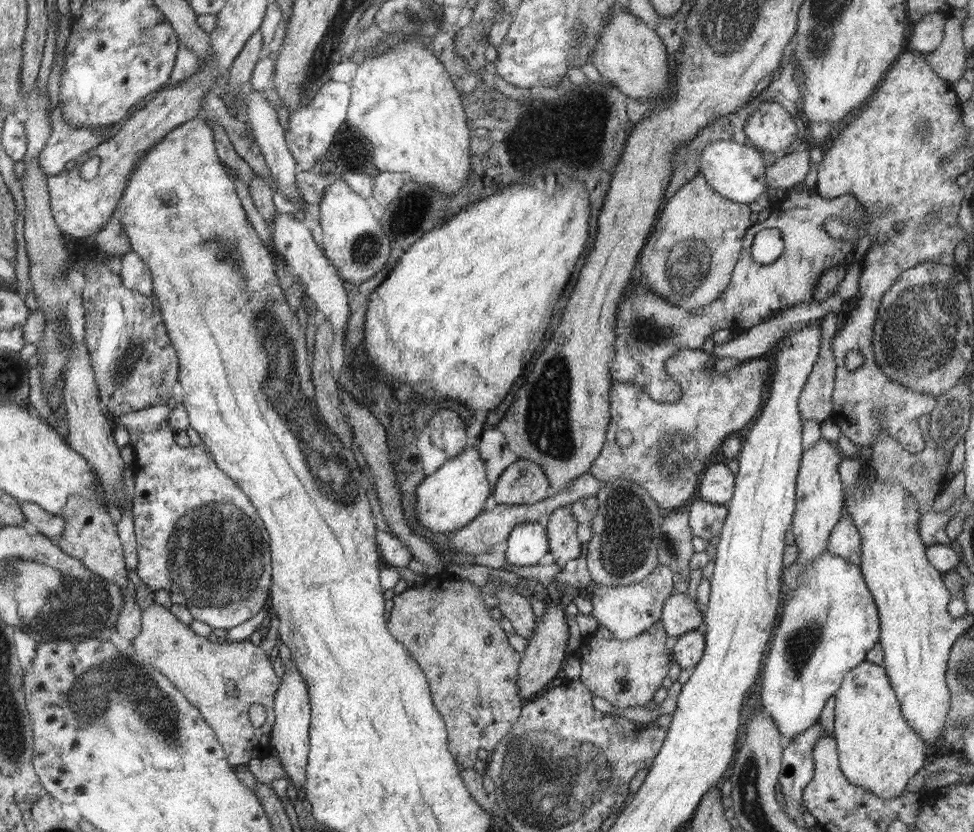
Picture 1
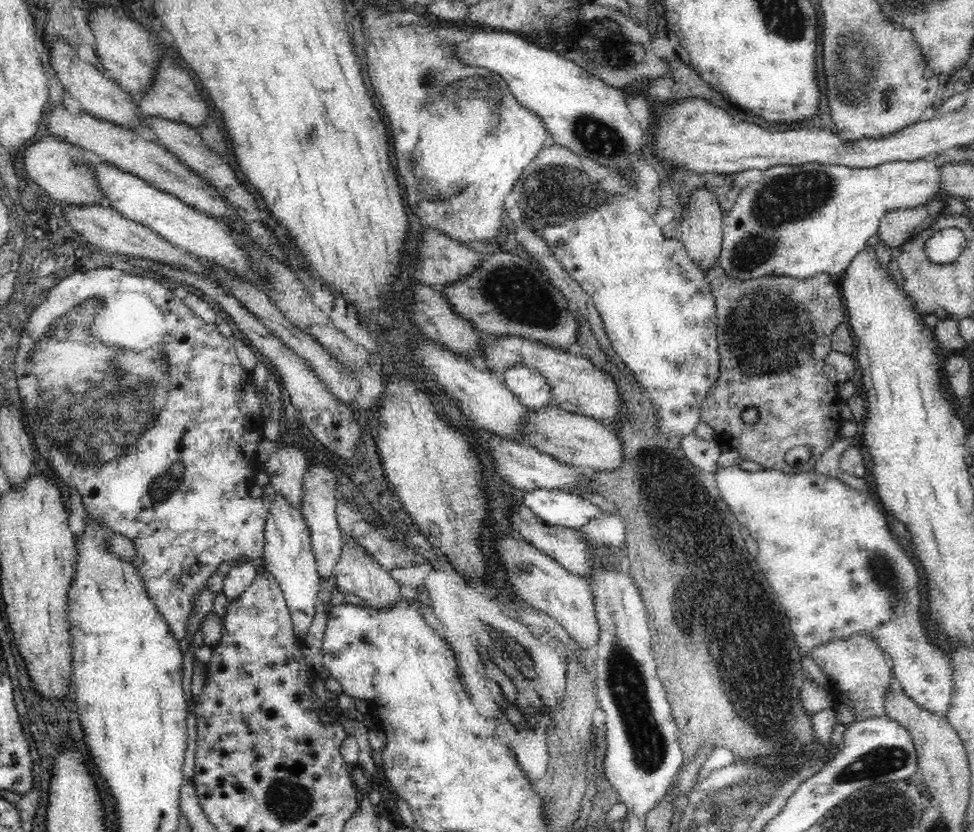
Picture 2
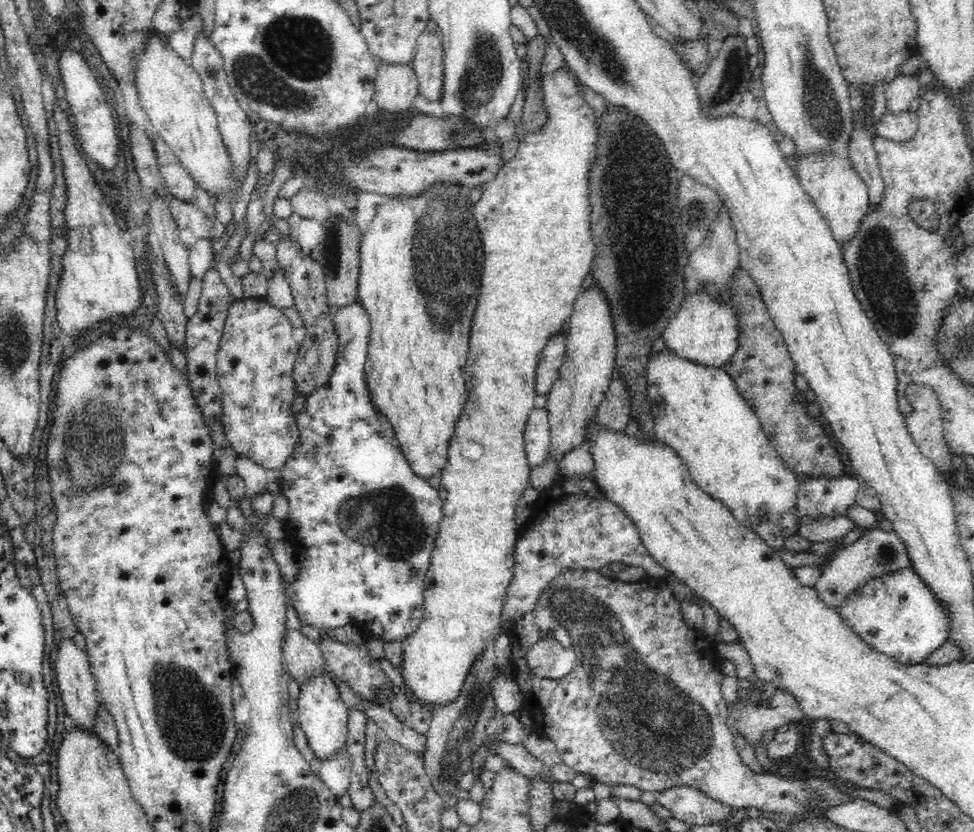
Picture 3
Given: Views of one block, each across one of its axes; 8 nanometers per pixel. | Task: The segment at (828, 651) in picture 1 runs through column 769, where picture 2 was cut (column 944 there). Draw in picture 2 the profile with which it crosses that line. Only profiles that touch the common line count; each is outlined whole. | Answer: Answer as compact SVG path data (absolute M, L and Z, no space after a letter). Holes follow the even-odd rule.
M734 465L729 467L717 467L714 472L715 481L717 482L719 493L724 502L730 507L730 510L736 515L738 523L744 524L749 530L750 536L754 538L758 546L758 554L755 556L756 562L760 564L760 568L764 570L764 574L768 578L770 589L774 593L779 604L786 610L788 622L792 626L794 638L798 642L798 648L802 650L802 654L810 652L826 642L832 642L835 638L846 638L852 633L870 633L872 637L881 644L881 650L886 654L890 667L893 670L893 678L898 682L904 693L918 705L924 709L930 709L937 714L947 714L951 705L951 690L953 685L953 666L950 664L950 657L946 653L942 653L940 645L934 643L934 638L927 636L927 630L922 623L922 606L924 606L924 597L918 597L918 583L922 583L922 576L919 574L917 566L911 560L910 555L906 554L906 550L894 539L893 531L890 528L890 521L885 517L885 511L880 510L878 502L871 498L870 494L858 491L850 485L822 474L814 473L813 469L803 470L798 474L788 474L779 470L762 469L758 471L744 470Z

